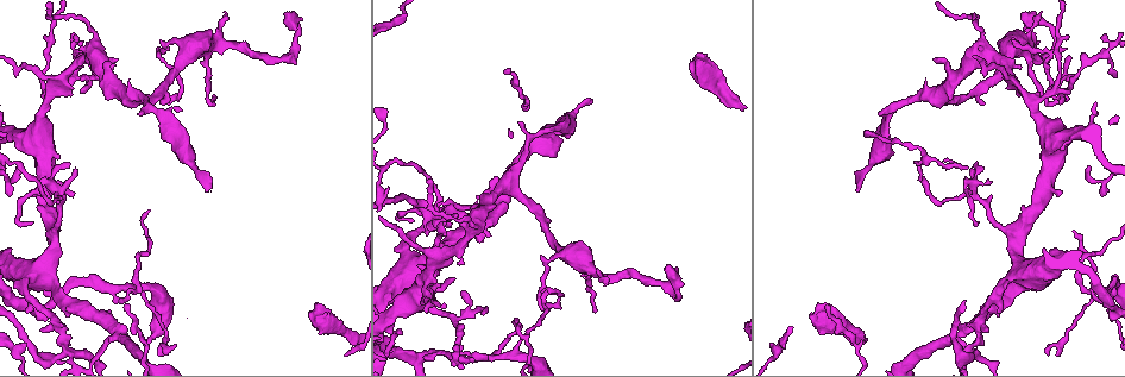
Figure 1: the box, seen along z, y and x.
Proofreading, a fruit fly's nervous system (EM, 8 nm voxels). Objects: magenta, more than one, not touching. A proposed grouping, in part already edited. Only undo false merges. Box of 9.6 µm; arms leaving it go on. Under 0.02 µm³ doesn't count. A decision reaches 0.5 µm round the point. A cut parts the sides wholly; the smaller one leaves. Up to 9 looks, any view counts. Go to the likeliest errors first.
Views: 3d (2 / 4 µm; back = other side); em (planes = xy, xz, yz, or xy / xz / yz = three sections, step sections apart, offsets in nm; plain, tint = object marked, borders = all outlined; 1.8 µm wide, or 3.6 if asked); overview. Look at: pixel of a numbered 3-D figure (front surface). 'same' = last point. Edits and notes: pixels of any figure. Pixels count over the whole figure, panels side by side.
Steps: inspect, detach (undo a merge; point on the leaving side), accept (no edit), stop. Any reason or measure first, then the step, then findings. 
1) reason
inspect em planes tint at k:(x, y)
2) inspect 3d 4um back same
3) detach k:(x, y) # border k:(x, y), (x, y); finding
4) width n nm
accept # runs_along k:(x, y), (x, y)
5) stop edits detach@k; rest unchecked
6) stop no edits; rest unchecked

four arms meet
inspect 3d 2um at 1:(65, 347)

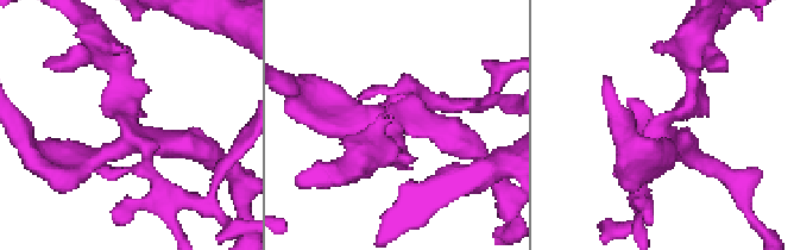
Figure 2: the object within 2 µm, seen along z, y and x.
need the tissue
inspect em yz step 8 tint at 2:(128, 120)

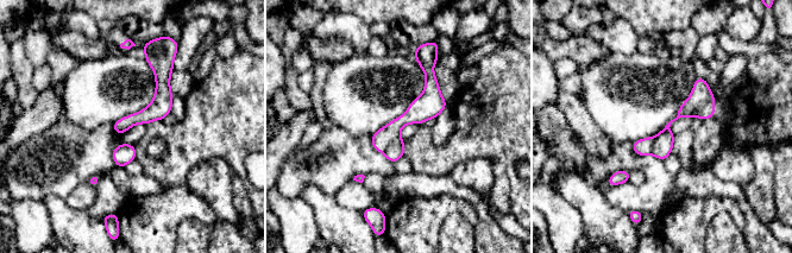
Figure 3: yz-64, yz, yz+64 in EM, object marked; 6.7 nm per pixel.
inspect em planes tint same

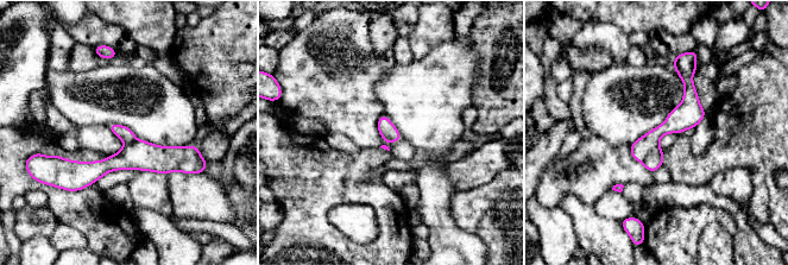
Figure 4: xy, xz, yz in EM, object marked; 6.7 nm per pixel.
arms 4
detach 4:(654, 159) # a second neuron is stuck on

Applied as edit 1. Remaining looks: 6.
thick turns thin
inspect 3d 2um at 1:(427, 277)

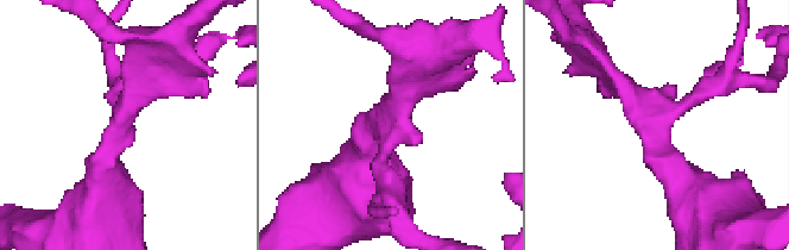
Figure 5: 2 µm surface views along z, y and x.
need the tissue
inspect em planes tint at 5:(120, 130)

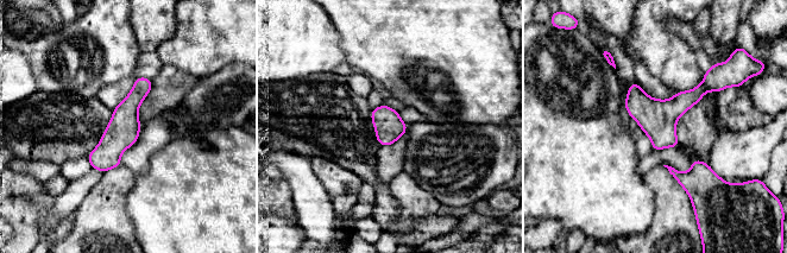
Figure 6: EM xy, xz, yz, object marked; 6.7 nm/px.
width 190 nm
accept # runs_along 6:(149, 82), (95, 165); continuous, no second neuron

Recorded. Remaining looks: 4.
inspect 3d 4um at 1:(50, 277)

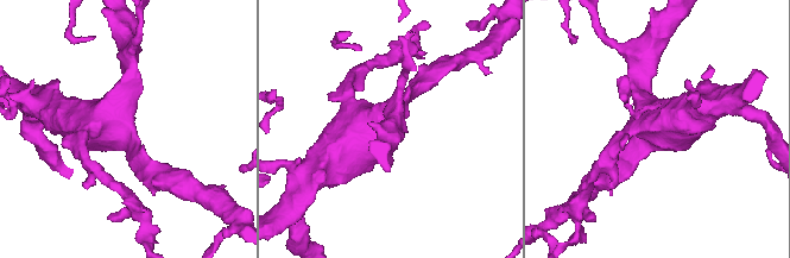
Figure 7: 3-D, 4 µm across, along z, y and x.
shape alone is not enough
inspect em 3.6um planes tint at 7:(121, 133)

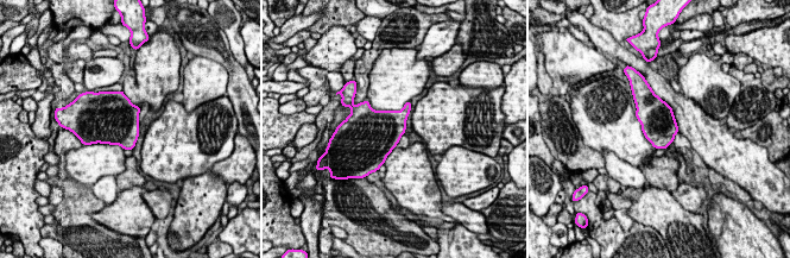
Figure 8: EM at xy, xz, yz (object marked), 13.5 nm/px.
width 480 nm
accept # all the same neuron

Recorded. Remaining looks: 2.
abrupt turn
inspect em xy step 4 tint at 1:(437, 216)

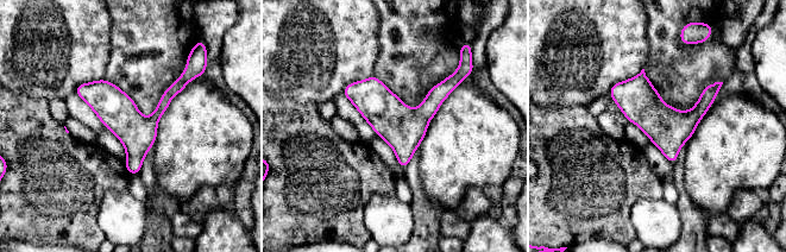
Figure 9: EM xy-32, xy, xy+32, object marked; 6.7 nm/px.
another direction
inspect em planes tint same

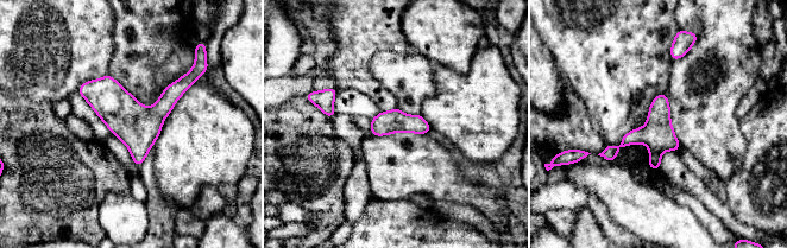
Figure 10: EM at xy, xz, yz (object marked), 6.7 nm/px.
accept # runs_along 10:(663, 96), (659, 118), (605, 154); one neuron here

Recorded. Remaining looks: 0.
stop edits detach@4; rest unchecked

